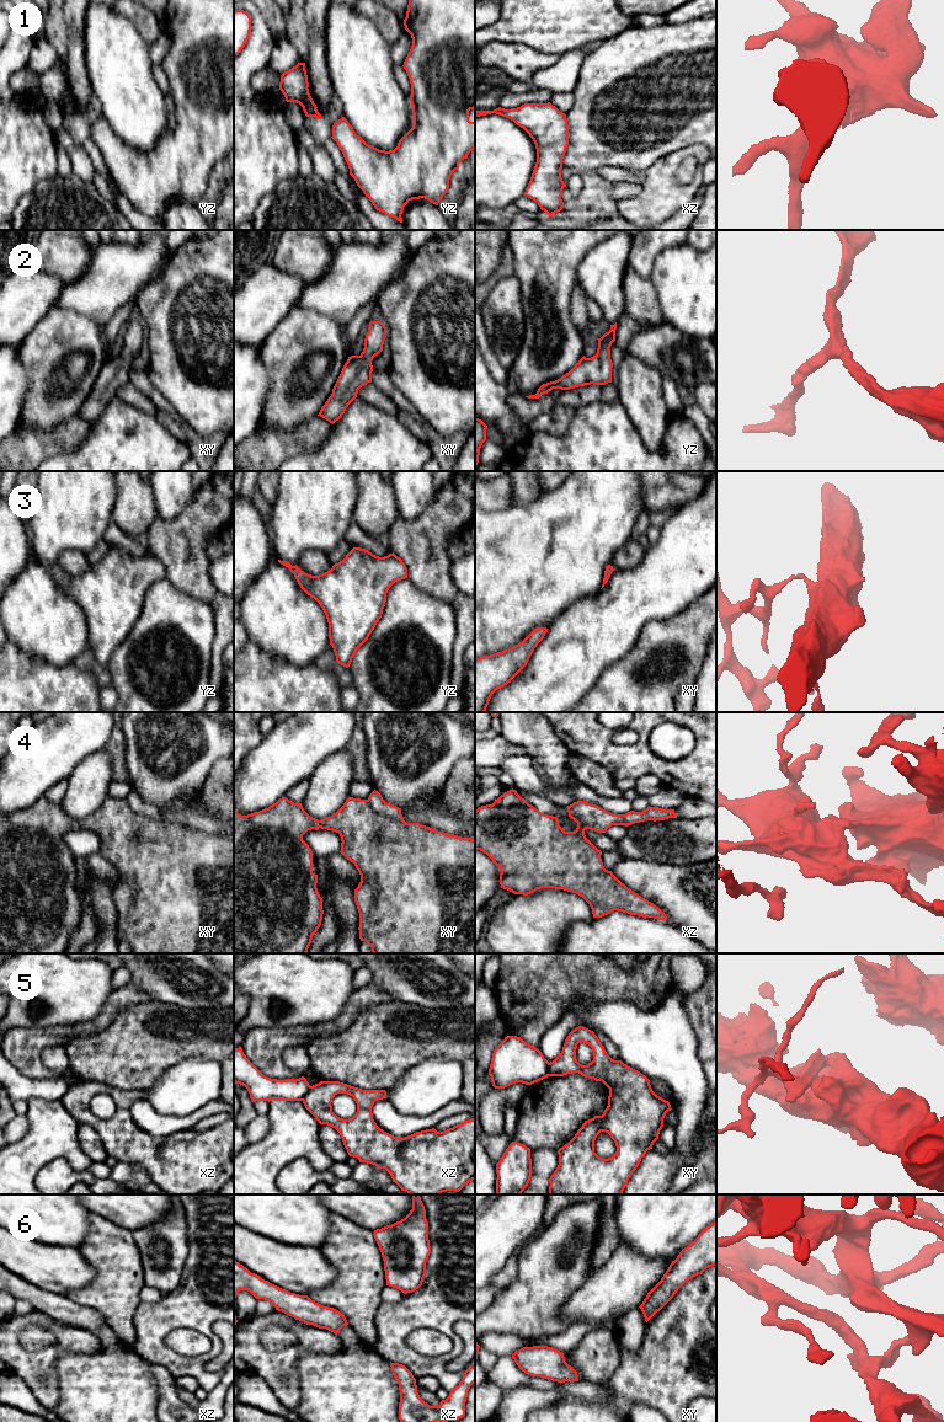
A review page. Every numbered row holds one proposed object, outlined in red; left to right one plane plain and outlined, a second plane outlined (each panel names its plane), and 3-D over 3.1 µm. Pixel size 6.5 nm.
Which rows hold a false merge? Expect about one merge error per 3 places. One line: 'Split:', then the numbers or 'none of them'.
Split: 5

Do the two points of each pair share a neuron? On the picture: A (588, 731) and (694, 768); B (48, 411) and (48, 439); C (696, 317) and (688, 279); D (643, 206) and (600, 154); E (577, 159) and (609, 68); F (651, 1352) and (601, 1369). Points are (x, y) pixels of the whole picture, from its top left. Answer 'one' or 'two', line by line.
A: one
B: two
C: one
D: two
E: one
F: two

